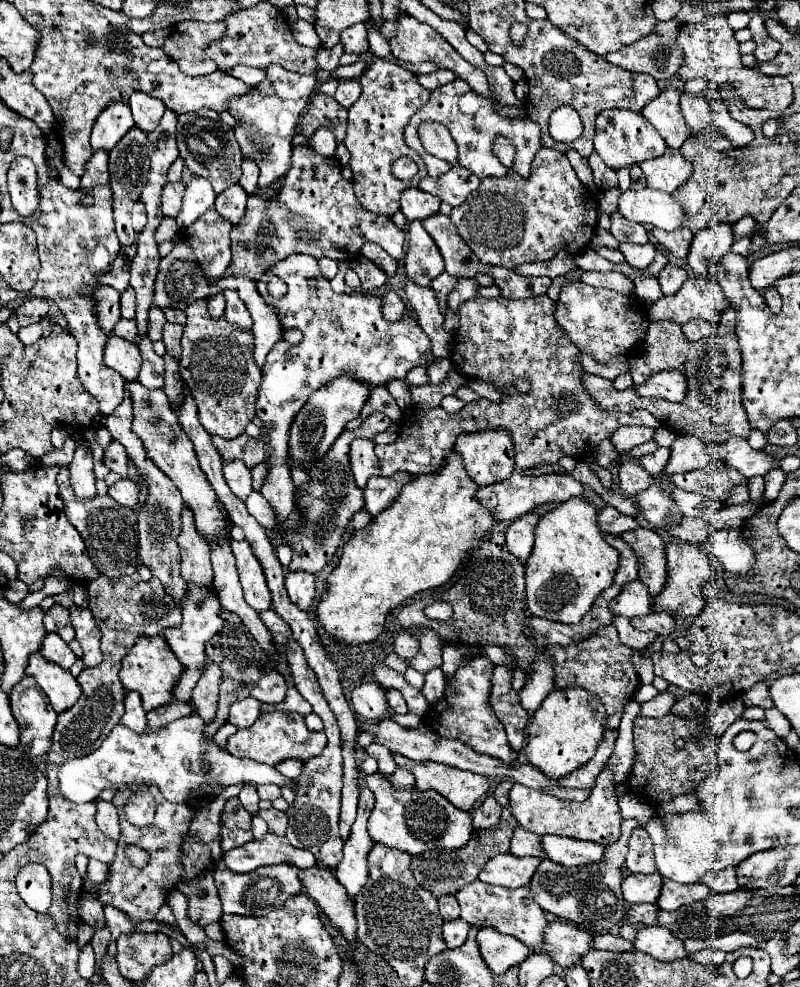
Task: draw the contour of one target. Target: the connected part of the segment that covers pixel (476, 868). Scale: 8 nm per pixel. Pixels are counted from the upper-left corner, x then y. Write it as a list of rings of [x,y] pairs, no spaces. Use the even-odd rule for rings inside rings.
[[[505,806],[503,814],[501,814],[501,824],[495,830],[483,830],[483,832],[475,830],[473,836],[471,836],[471,840],[467,842],[467,846],[463,846],[459,850],[453,850],[453,852],[449,852],[449,850],[445,850],[445,852],[423,852],[419,856],[413,856],[413,864],[411,864],[413,874],[417,876],[417,880],[425,888],[429,888],[433,892],[435,898],[439,898],[443,894],[457,894],[463,886],[467,886],[467,884],[471,884],[471,882],[477,880],[479,872],[483,870],[485,862],[491,856],[501,854],[501,852],[503,854],[509,852],[511,836],[513,836],[513,830],[517,826],[519,824],[517,824],[515,816],[511,814],[511,808]]]

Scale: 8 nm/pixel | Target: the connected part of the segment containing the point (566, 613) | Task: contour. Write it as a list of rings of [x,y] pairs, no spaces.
[[[573,496],[541,516],[535,528],[533,556],[525,566],[527,608],[535,616],[577,624],[591,610],[595,598],[613,584],[619,552],[605,542],[597,514],[599,510],[593,502]]]

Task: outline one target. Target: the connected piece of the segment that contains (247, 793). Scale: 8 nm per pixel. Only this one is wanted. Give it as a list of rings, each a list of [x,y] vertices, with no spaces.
[[[251,782],[245,784],[240,794],[238,795],[239,800],[241,800],[241,804],[255,816],[257,812],[259,812],[259,808],[257,808],[257,802],[259,802],[259,796],[257,796],[257,790],[255,790],[255,786],[251,784]]]

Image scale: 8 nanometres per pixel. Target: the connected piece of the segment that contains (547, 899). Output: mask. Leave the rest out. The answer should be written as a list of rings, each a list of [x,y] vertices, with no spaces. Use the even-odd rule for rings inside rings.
[[[637,820],[621,822],[621,840],[617,840],[605,848],[605,860],[601,864],[569,868],[569,866],[561,866],[557,862],[553,862],[549,858],[541,860],[541,864],[529,884],[533,900],[545,912],[551,912],[569,922],[575,922],[593,934],[609,932],[615,924],[619,924],[625,918],[625,900],[621,894],[621,880],[623,880],[621,866],[623,866],[625,854],[627,854],[627,840],[635,826],[639,826]]]

